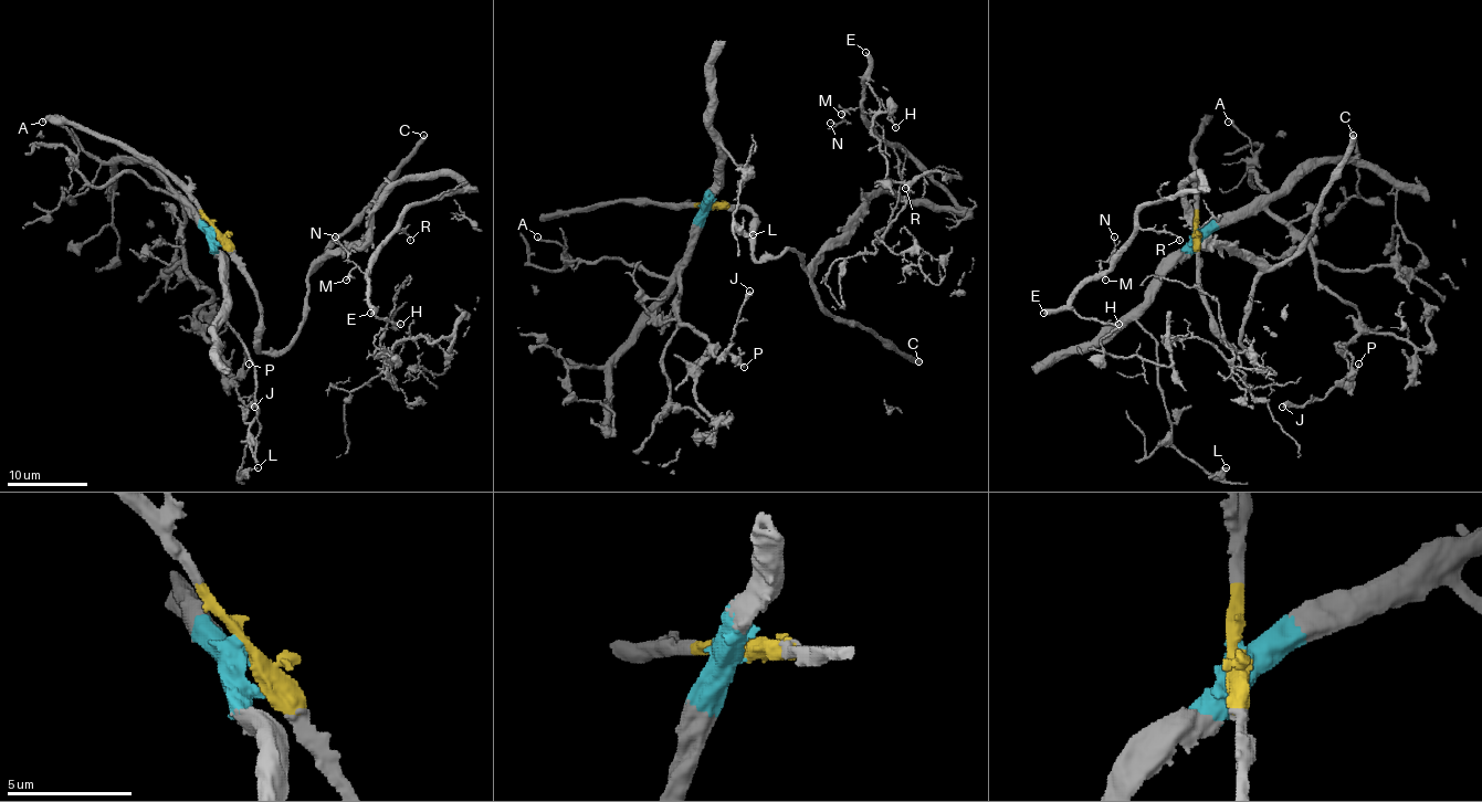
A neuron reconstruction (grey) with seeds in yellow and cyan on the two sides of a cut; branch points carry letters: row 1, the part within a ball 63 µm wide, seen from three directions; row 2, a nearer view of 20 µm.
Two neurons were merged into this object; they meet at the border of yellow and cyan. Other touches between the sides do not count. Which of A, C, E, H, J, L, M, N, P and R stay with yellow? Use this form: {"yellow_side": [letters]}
{"yellow_side": ["C", "E", "H", "M", "N", "R"]}

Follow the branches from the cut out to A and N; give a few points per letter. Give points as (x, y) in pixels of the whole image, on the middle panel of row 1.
A: (711, 204), (694, 246), (669, 276), (649, 274), (612, 259), (570, 261), (574, 261), (556, 242), (538, 236)
N: (711, 204), (755, 217), (757, 261), (792, 251), (809, 266), (881, 192), (957, 210), (861, 109), (831, 122)

